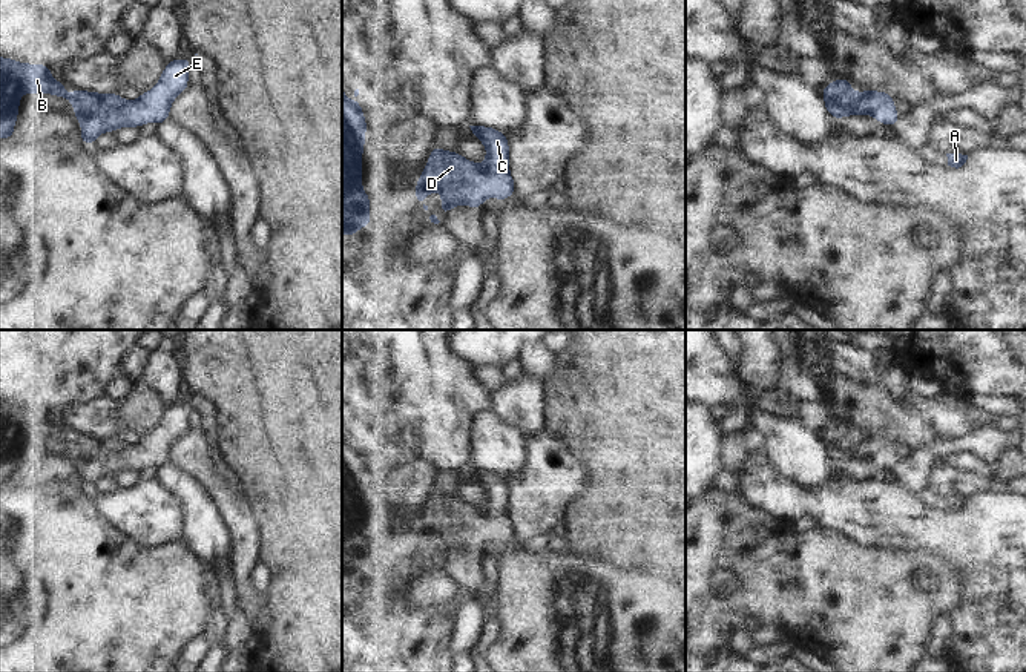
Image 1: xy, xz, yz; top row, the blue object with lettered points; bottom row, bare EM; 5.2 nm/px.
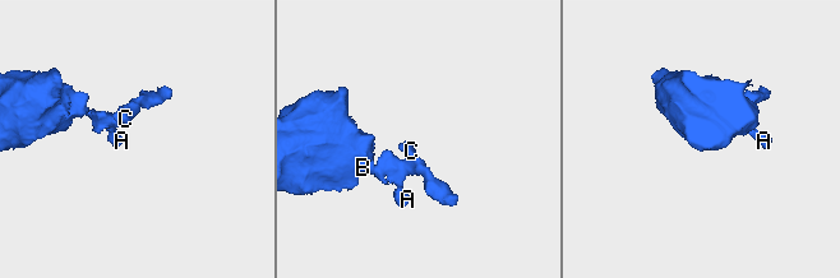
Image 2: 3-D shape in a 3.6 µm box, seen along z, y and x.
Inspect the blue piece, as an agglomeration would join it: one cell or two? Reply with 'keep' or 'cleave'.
keep

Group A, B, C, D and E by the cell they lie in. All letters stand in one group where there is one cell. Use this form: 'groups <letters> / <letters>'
groups A B C D E

